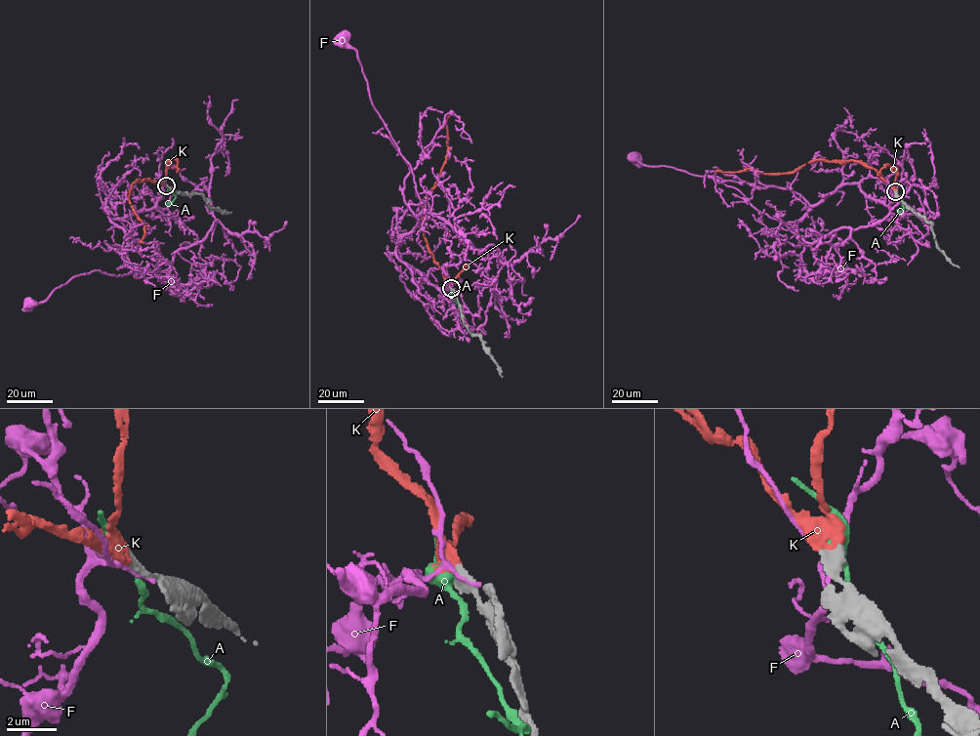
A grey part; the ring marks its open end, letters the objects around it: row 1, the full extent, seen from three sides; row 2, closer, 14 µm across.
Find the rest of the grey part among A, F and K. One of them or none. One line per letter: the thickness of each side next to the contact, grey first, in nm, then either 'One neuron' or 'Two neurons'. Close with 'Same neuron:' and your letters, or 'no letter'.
A: Thickness 480 nm (grey) against 440 nm. Two neurons
F: Thickness 500 nm (grey) against 170 nm. Two neurons
K: Thickness 480 nm (grey) against 480 nm. One neuron
Same neuron: K

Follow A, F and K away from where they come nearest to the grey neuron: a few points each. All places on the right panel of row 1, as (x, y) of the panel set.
A: (895, 191), (903, 208), (897, 215)
F: (895, 192), (886, 205), (858, 184), (845, 184), (786, 223), (711, 178), (634, 157)
K: (895, 191), (874, 168), (850, 160), (814, 159), (794, 171), (780, 174), (749, 168), (714, 172)

